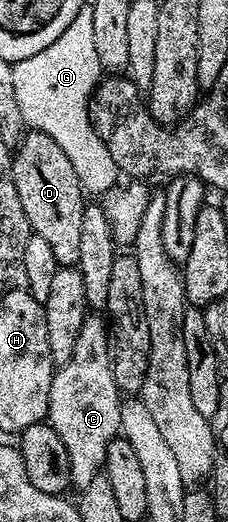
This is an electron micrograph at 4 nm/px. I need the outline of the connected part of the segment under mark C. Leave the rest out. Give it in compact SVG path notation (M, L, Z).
M88 316L80 328L80 336L76 336L76 348L72 348L72 356L67 362L61 363L54 371L54 379L50 385L48 396L48 421L60 440L64 440L64 448L68 450L68 464L70 465L71 487L81 488L96 480L98 474L103 473L106 465L108 444L119 437L120 408L124 401L116 384L112 350L108 345L108 330L98 316Z

